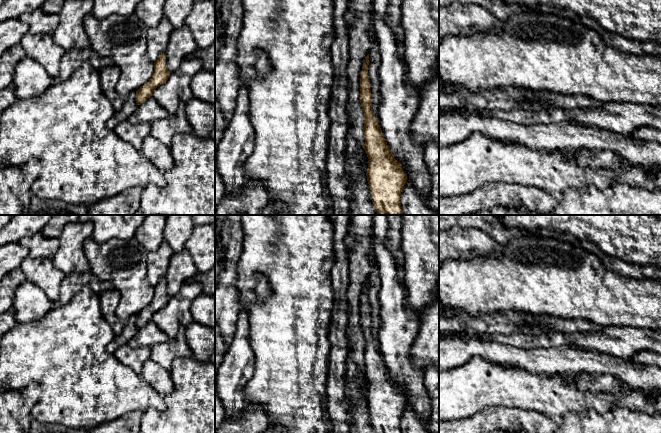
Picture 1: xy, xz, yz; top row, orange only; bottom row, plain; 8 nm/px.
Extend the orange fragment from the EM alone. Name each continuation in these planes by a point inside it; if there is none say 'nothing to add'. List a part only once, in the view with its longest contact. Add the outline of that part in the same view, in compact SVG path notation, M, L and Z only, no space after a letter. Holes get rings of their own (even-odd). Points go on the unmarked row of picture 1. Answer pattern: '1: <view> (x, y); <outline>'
nothing to add

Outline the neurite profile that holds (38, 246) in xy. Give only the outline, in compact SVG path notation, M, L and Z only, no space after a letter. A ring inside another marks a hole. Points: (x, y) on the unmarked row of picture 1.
M41 233L22 238L18 243L29 251L32 258L52 258L60 244L58 238L45 238Z

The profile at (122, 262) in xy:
M90 237L83 249L93 278L110 281L120 292L116 315L123 323L150 304L154 287L147 276L148 251L135 237L101 244Z

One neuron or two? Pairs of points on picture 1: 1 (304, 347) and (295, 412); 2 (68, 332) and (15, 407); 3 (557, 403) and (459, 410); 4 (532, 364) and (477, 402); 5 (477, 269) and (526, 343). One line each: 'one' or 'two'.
1: one
2: two
3: one
4: two
5: two

